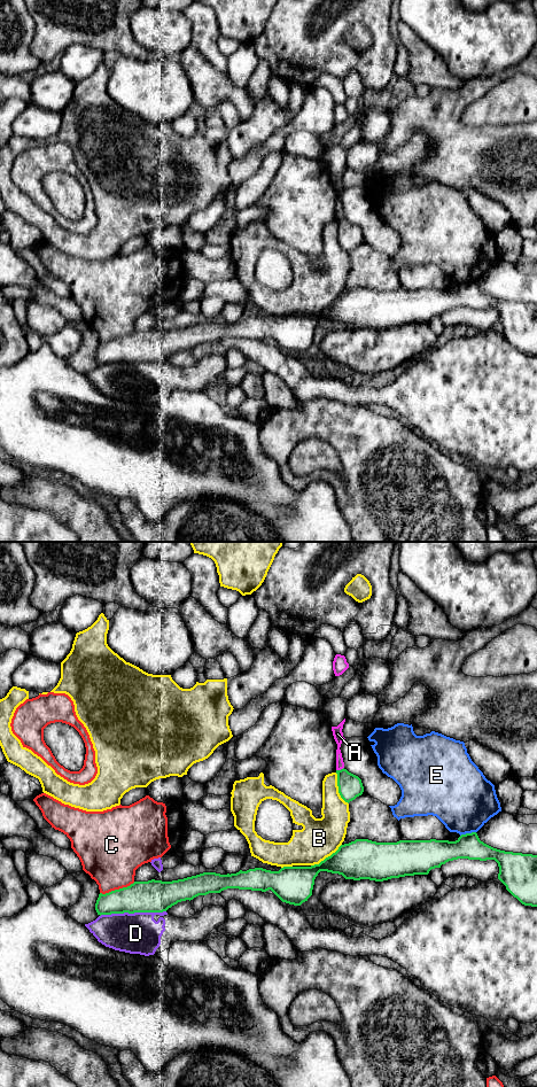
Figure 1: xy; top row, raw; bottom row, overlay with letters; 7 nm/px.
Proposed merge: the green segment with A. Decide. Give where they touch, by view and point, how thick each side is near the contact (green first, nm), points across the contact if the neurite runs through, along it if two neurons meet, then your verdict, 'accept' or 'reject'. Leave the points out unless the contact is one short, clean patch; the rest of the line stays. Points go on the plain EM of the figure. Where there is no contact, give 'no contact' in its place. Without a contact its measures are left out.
xy (341, 218) | 170/70 nm | along xy (343, 216), (336, 219) | reject

